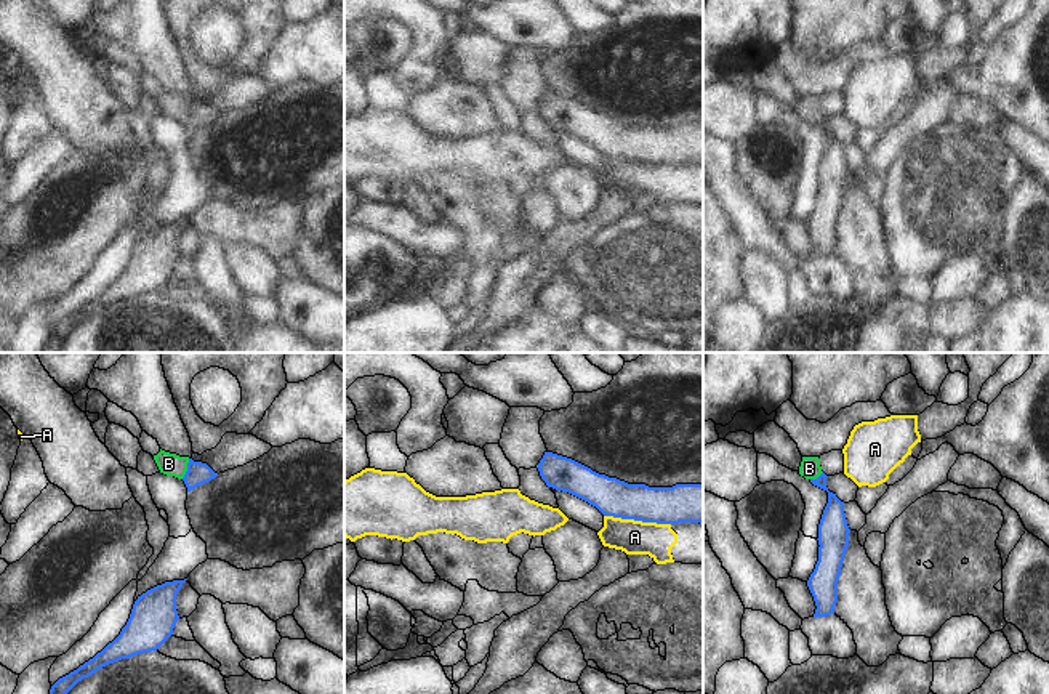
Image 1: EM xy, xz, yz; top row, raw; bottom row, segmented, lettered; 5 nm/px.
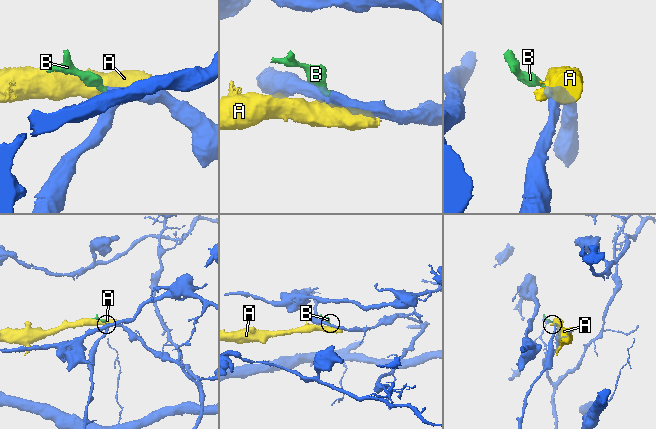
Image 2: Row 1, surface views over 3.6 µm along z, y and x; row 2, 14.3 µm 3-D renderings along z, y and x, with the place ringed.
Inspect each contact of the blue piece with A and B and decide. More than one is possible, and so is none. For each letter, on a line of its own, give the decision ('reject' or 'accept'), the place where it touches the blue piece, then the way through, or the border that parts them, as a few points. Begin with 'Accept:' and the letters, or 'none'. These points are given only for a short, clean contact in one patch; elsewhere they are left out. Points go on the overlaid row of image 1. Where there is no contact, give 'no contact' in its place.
Accept: B
A: reject; contact xz (638, 520); border xz (604, 515), (670, 524)
B: accept; contact xy (188, 468); way xy (197, 473), (188, 468), (168, 464)

